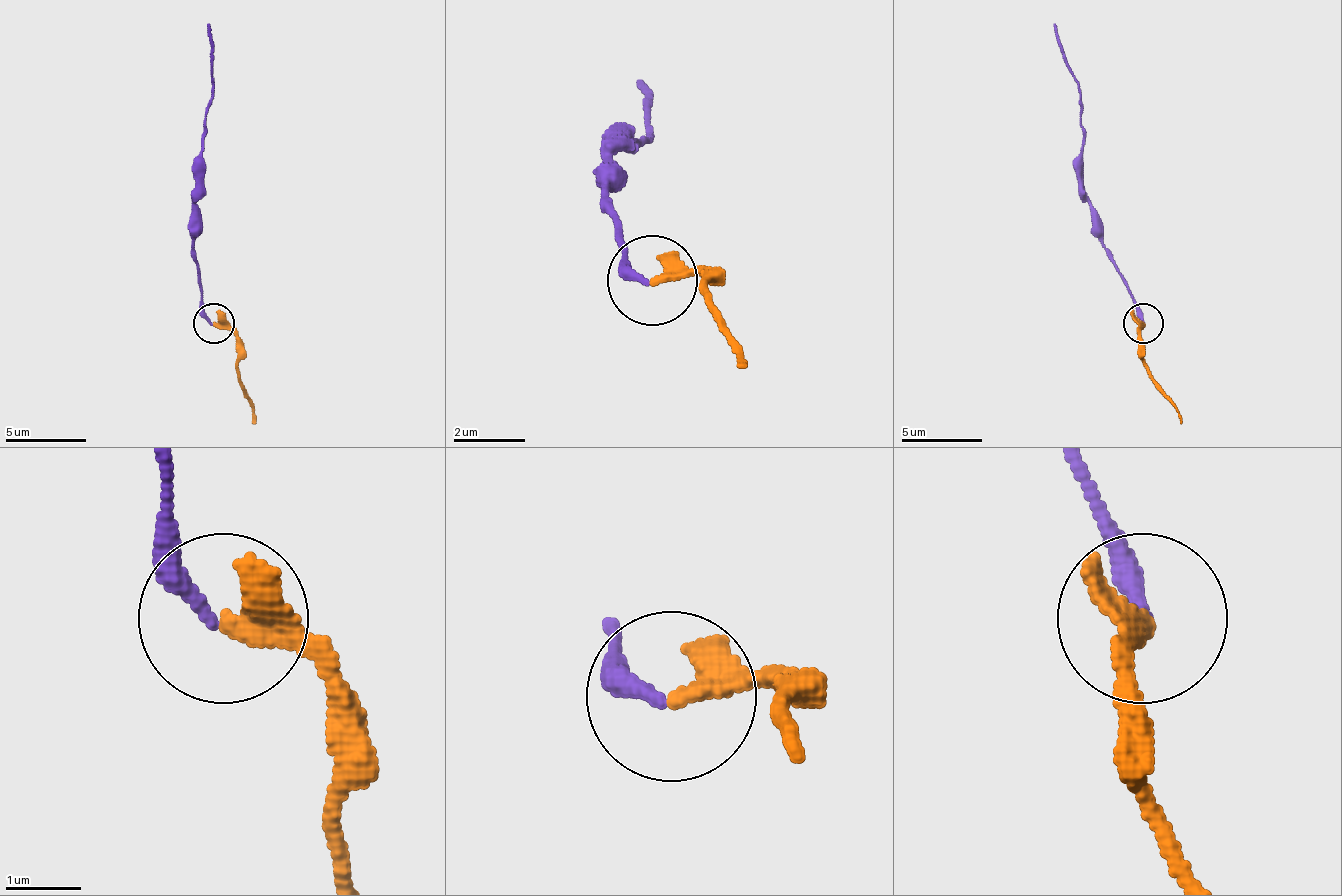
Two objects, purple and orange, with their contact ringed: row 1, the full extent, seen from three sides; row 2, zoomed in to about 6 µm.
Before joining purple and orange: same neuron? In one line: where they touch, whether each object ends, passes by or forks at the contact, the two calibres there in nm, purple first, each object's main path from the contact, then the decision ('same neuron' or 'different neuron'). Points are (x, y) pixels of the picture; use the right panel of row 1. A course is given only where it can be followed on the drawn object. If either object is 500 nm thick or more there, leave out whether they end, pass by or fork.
place (1143, 323); purple ends; orange ends; calibres 240 and 340 nm; course purple (1144, 324), (1083, 191), (1079, 83), (1055, 22); course orange (1144, 324), (1140, 336), (1152, 384), (1180, 425); different neuron

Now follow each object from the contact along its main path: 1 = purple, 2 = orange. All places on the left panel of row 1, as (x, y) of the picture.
1: (210, 324), (194, 264), (210, 83), (206, 22)
2: (214, 324), (235, 336), (239, 384), (255, 425)

